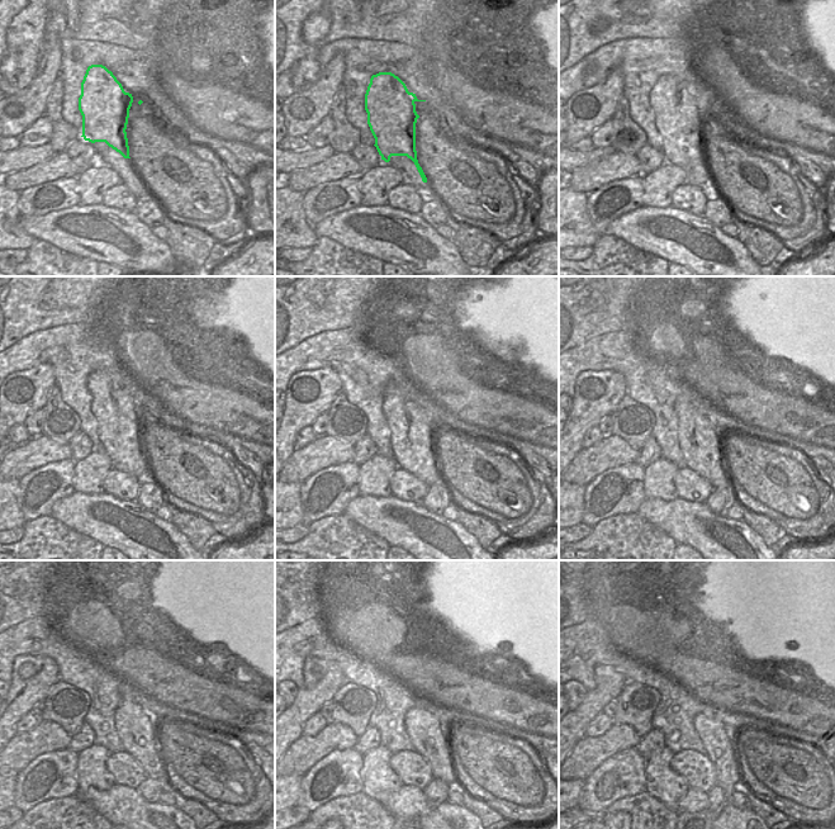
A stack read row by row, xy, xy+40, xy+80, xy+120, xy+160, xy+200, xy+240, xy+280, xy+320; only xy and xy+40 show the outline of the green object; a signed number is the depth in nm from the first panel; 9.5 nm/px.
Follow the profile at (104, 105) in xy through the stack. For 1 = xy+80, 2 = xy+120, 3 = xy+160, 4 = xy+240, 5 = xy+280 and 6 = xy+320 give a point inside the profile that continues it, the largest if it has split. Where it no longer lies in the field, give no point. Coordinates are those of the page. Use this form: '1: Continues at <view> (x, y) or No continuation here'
1: Continues at xy+80 (678, 119)
2: Continues at xy+120 (122, 427)
3: Continues at xy+160 (413, 444)
4: Continues at xy+240 (141, 739)
5: Continues at xy+280 (422, 728)
6: Continues at xy+320 (724, 753).

